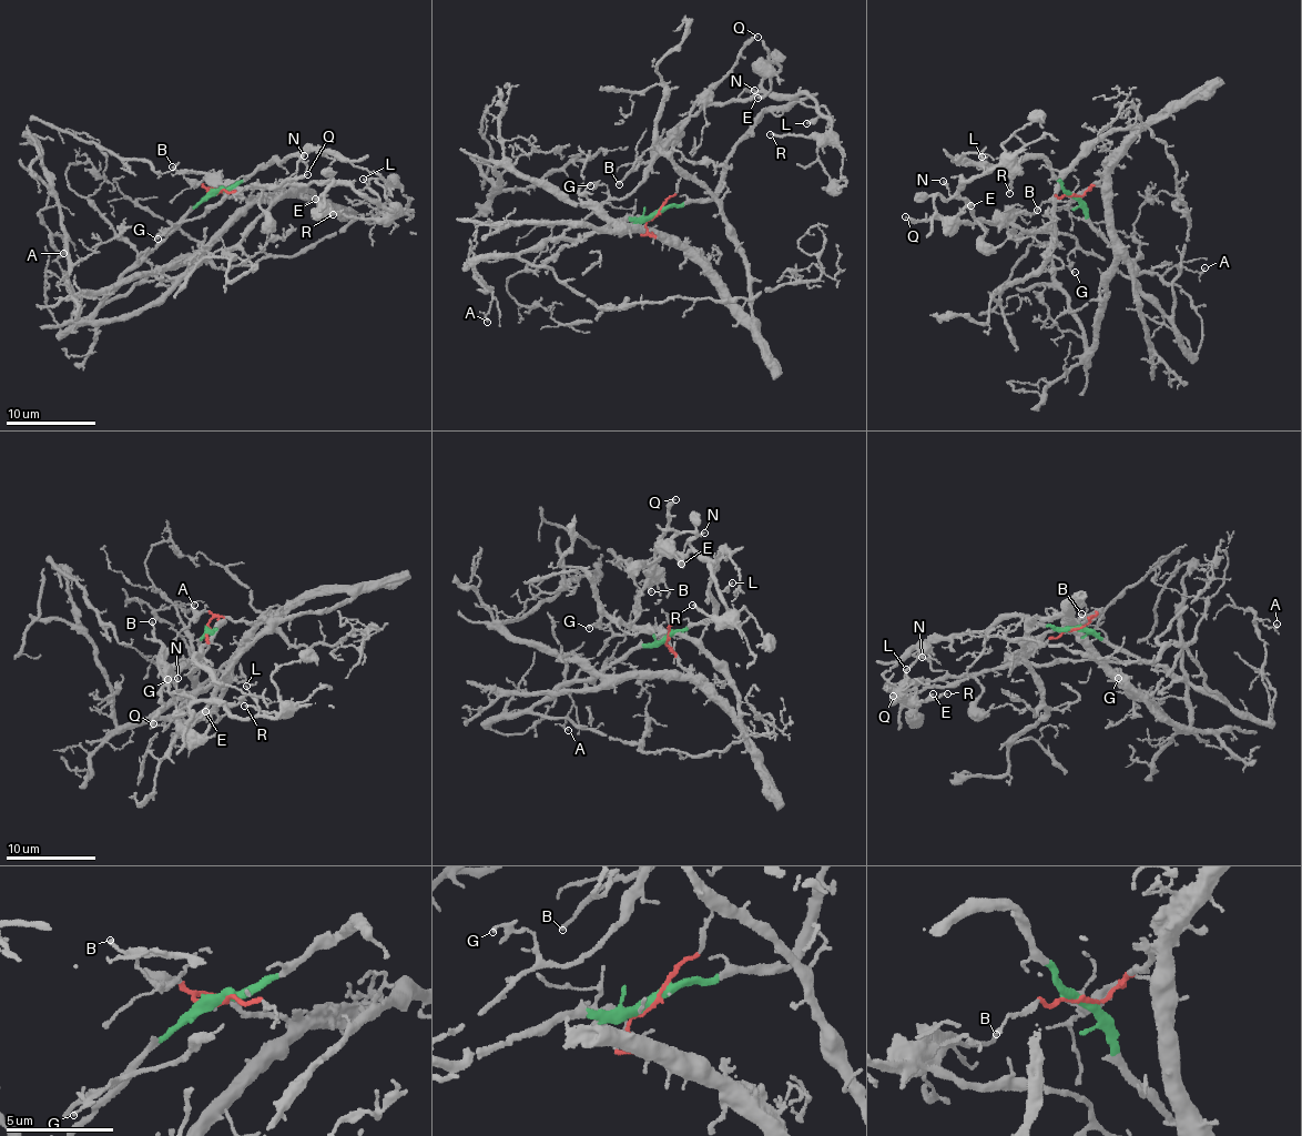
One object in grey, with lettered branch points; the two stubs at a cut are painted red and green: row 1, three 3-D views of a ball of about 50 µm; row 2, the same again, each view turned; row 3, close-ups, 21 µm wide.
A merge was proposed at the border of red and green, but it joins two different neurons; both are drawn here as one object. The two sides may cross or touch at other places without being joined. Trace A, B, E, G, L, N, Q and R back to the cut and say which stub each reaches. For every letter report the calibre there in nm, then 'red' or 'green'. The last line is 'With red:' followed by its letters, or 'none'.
A: 120 nm | green
B: 150 nm | green
E: 260 nm | green
G: 80 nm | green
L: 130 nm | green
N: 190 nm | green
Q: 190 nm | green
R: 180 nm | green
With red: none

